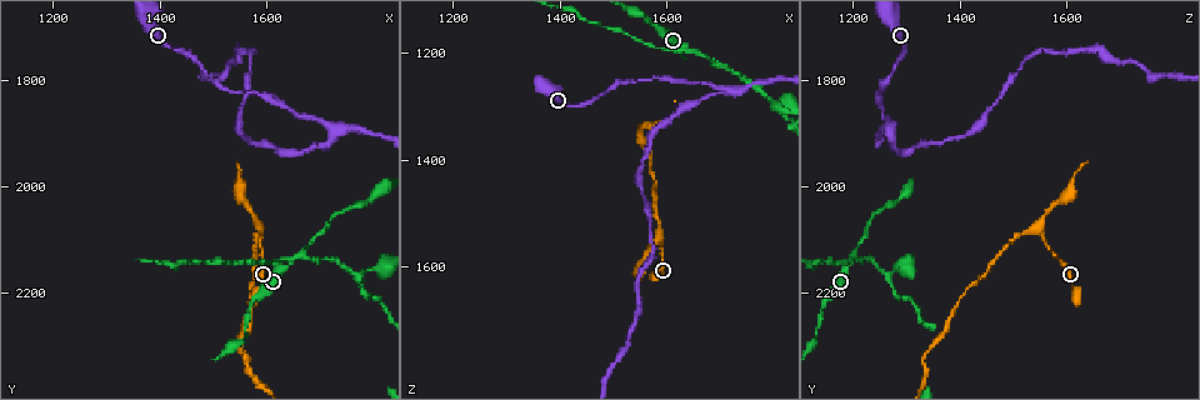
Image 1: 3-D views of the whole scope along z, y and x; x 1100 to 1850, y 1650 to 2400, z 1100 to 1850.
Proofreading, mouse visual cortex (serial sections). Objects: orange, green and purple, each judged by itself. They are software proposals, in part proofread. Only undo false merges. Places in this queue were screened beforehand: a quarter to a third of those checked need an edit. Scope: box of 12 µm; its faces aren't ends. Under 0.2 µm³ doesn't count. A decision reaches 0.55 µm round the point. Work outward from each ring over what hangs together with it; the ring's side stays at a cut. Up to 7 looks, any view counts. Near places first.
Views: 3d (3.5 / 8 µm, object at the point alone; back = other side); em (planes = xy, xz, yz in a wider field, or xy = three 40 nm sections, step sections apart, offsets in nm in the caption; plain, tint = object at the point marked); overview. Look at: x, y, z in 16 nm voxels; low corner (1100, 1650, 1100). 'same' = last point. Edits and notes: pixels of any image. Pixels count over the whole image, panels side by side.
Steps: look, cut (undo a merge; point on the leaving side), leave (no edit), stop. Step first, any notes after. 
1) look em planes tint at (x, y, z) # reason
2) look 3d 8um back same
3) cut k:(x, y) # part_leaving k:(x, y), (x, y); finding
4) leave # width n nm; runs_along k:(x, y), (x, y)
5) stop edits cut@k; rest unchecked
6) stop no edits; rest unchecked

look 3d 3.5um at (1590, 2100, 1560) # sudden change in width

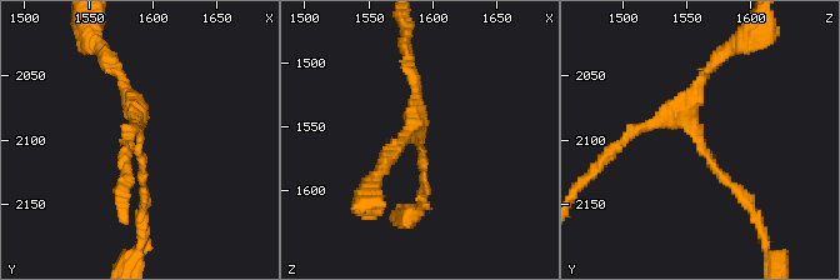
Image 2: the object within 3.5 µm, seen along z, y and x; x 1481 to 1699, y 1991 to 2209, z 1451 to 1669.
look em xy step 3 tint at (1590, 2102, 1560)

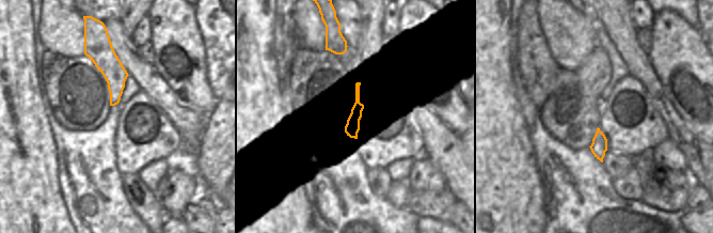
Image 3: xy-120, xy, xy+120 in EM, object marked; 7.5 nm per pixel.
leave # runs_along 2:(753, 210), (681, 115), (634, 130); continuous, no second cell

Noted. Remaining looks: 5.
look 3d 3.5um at (1660, 2130, 1205) # sharp bend

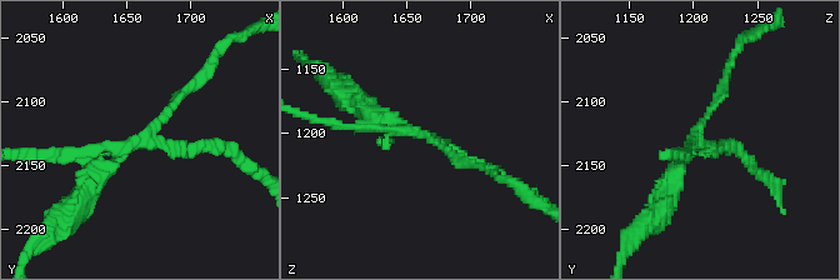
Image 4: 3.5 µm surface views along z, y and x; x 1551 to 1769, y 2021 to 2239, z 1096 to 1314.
look em xy step 2 tint at (1658, 2132, 1200) # need the tissue

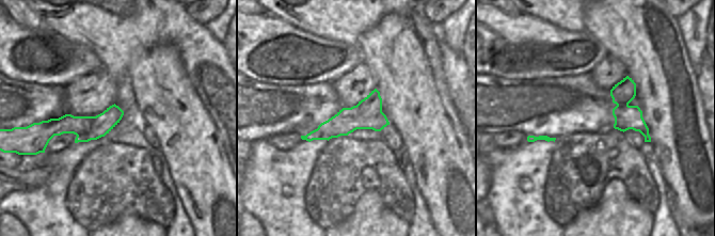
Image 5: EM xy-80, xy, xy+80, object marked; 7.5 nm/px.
cut 4:(196, 146) # width 220 nm; part_leaving 4:(691, 149), (740, 149); two cells meet here

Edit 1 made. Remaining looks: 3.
look 3d 3.5um back at (1730, 1890, 1275) # three-way junction

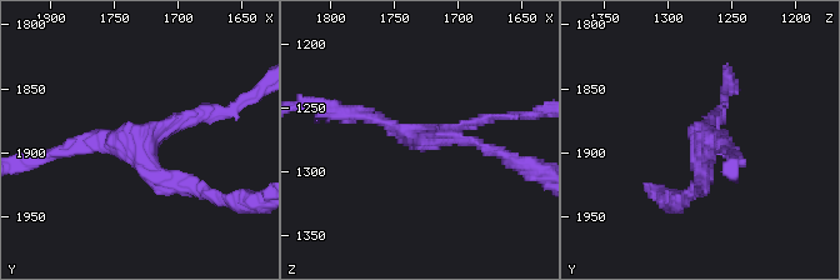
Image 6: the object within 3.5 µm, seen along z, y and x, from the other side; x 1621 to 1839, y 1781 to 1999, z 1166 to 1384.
look em xy step 3 tint at (1726, 1892, 1270) # arms 3; arm_widths 150, 150, 200 nm; need the tissue

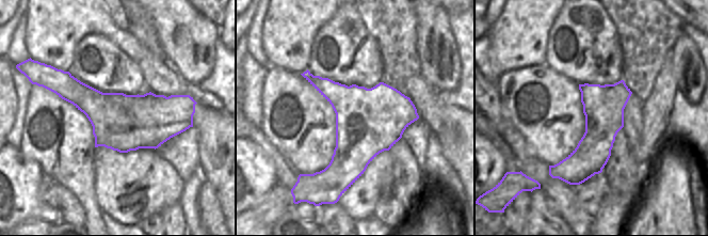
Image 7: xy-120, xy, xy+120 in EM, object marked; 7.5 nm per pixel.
leave # width 500 nm; runs_along 6:(720, 106), (708, 126), (695, 188); continuous, no second cell

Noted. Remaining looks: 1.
stop edits cut@4; rest unchecked

